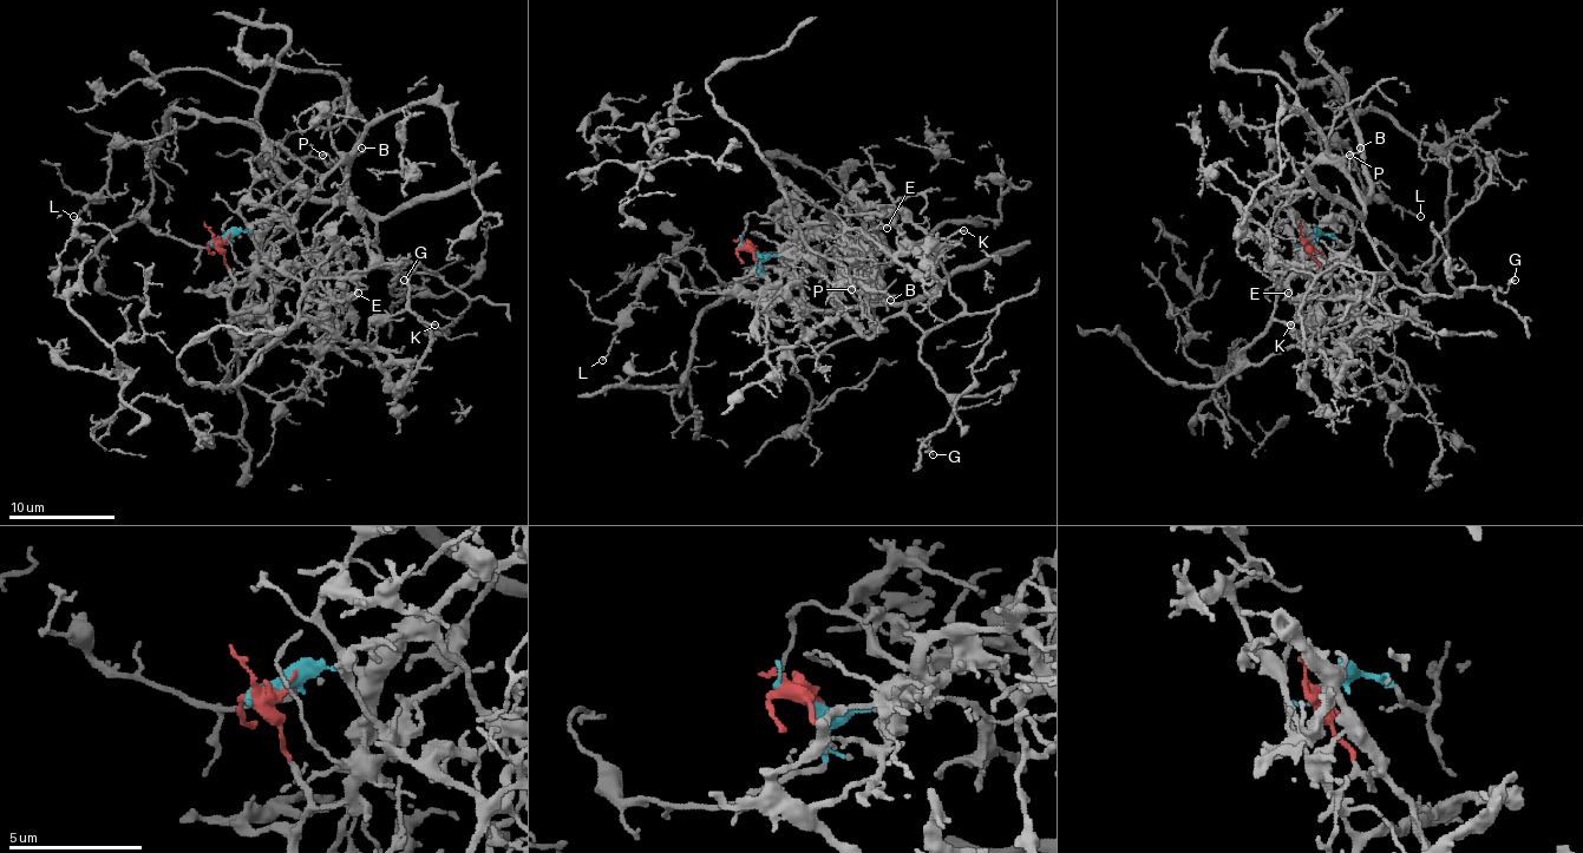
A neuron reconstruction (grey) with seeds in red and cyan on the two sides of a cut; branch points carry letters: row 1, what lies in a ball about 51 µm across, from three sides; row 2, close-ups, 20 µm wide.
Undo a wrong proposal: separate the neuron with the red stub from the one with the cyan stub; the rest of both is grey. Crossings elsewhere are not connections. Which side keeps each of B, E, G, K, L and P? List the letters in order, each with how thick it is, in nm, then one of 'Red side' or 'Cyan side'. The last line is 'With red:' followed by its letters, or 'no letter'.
B: Thickness 160 nm. Cyan side
E: Thickness 180 nm. Red side
G: Thickness 220 nm. Cyan side
K: Thickness 140 nm. Cyan side
L: Thickness 120 nm. Cyan side
P: Thickness 160 nm. Cyan side
With red: E

